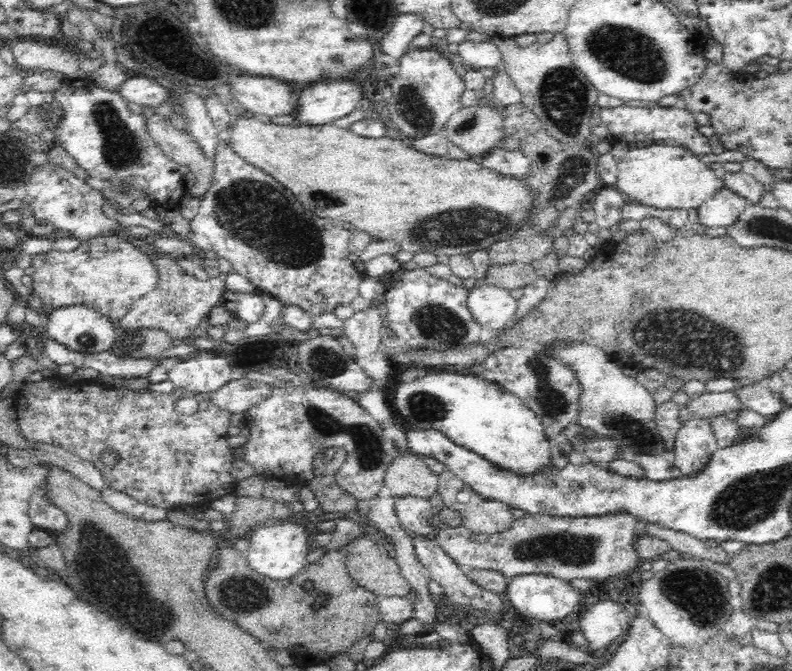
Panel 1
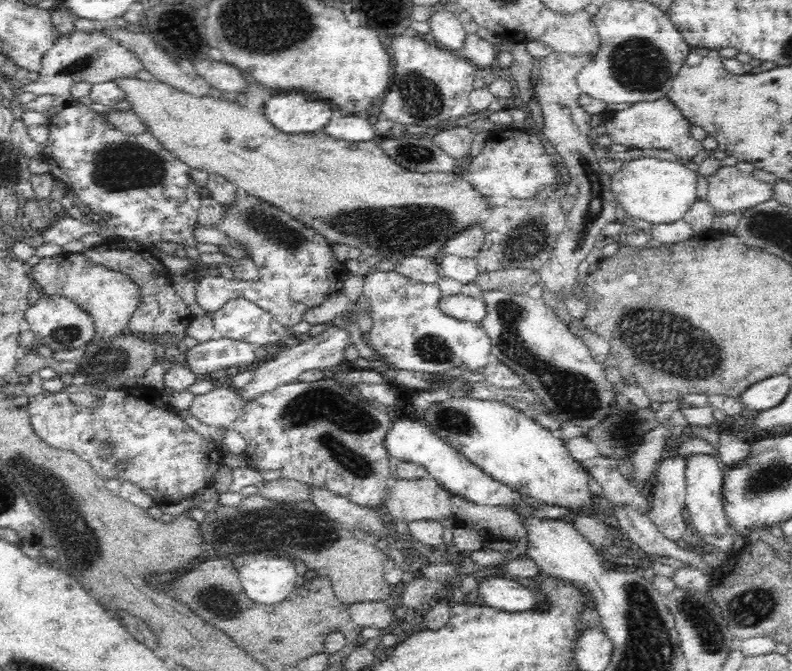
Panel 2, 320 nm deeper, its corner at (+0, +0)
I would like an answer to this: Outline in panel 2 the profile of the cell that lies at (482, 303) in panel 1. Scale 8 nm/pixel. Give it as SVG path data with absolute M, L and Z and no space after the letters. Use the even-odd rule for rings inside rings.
M461 292L452 296L442 296L438 304L442 312L458 320L471 323L481 323L486 318L486 303L484 299L463 295Z

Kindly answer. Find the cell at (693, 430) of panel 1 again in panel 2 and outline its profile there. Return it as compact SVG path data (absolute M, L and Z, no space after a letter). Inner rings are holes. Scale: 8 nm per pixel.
M700 452L690 454L685 462L685 481L685 509L691 530L699 532L702 536L732 532L723 511L723 474L718 458L713 454L700 454Z

